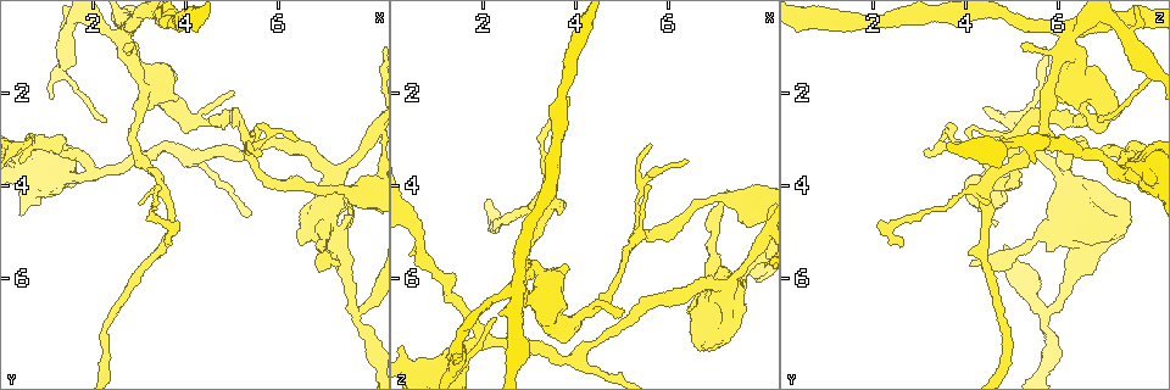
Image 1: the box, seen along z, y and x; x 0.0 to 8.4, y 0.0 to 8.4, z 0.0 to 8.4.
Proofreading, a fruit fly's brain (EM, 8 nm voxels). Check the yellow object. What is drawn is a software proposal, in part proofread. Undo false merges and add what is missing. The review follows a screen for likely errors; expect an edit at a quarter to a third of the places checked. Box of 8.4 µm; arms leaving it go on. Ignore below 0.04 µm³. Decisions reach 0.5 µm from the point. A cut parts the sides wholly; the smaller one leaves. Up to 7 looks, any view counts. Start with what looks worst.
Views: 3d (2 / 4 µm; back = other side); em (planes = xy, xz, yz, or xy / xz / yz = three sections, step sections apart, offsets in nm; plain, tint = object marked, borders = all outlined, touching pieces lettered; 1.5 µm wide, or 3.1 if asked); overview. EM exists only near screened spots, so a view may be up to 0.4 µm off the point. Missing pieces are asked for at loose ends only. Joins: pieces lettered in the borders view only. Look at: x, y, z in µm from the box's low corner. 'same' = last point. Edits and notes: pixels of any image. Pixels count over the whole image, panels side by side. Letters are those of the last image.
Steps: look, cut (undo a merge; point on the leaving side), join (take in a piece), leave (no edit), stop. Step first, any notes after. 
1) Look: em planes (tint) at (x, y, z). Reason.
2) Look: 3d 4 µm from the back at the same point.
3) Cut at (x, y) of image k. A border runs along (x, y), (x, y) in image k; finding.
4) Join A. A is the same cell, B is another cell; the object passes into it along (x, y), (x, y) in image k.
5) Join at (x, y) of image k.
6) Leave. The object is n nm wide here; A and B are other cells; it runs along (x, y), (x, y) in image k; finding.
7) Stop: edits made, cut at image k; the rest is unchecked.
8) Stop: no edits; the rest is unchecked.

Look: em planes (borders) at (4.95, 1.95, 6.80). Thin end.

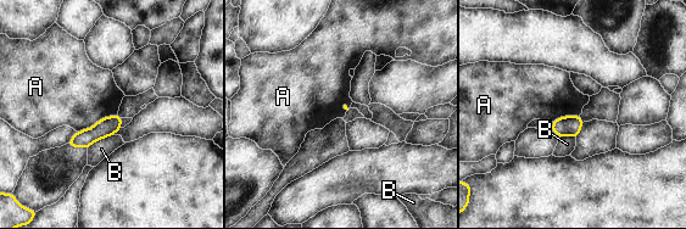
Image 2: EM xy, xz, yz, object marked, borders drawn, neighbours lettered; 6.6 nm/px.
Leave. A and B are other cells; no lettered piece goes on from it.

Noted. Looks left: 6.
Look: em planes (borders) at (7.60, 6.80, 5.70). Three arms meet.

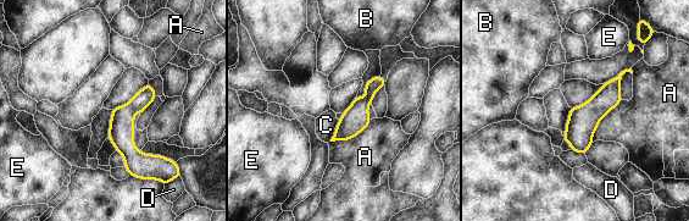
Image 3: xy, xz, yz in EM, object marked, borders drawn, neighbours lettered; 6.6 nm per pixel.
Cut at (144, 98) of image 3. A, B, C, D and E are other cells; a border runs along (127, 104), (134, 111) in image 3; a second neuron is stuck on.

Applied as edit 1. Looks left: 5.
Stop: edits made, cut at image 3; the rest is unchecked.

